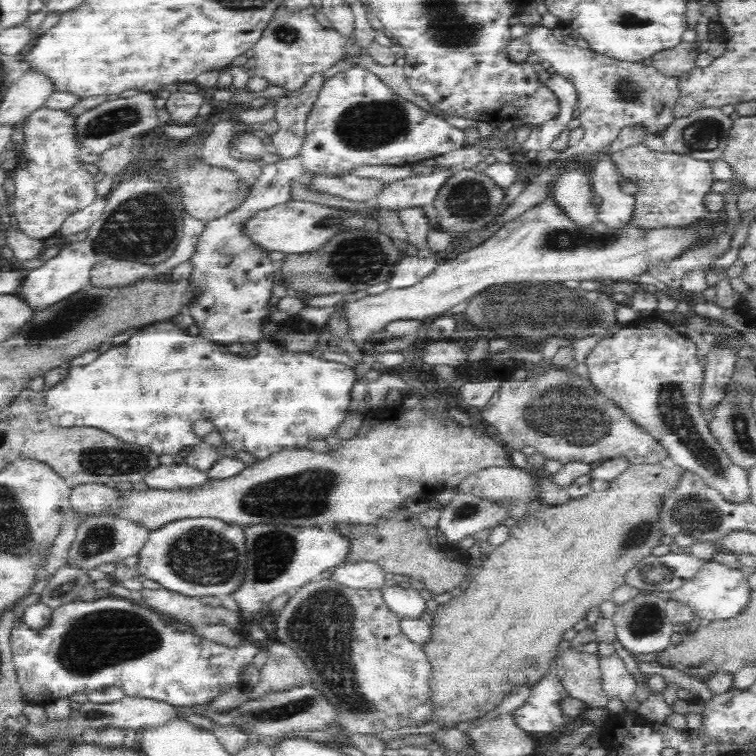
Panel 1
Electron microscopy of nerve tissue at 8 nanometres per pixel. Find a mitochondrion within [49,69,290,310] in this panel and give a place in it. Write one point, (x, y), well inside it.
(143, 225)

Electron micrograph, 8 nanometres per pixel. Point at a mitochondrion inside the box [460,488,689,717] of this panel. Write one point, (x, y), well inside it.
(646, 620)

